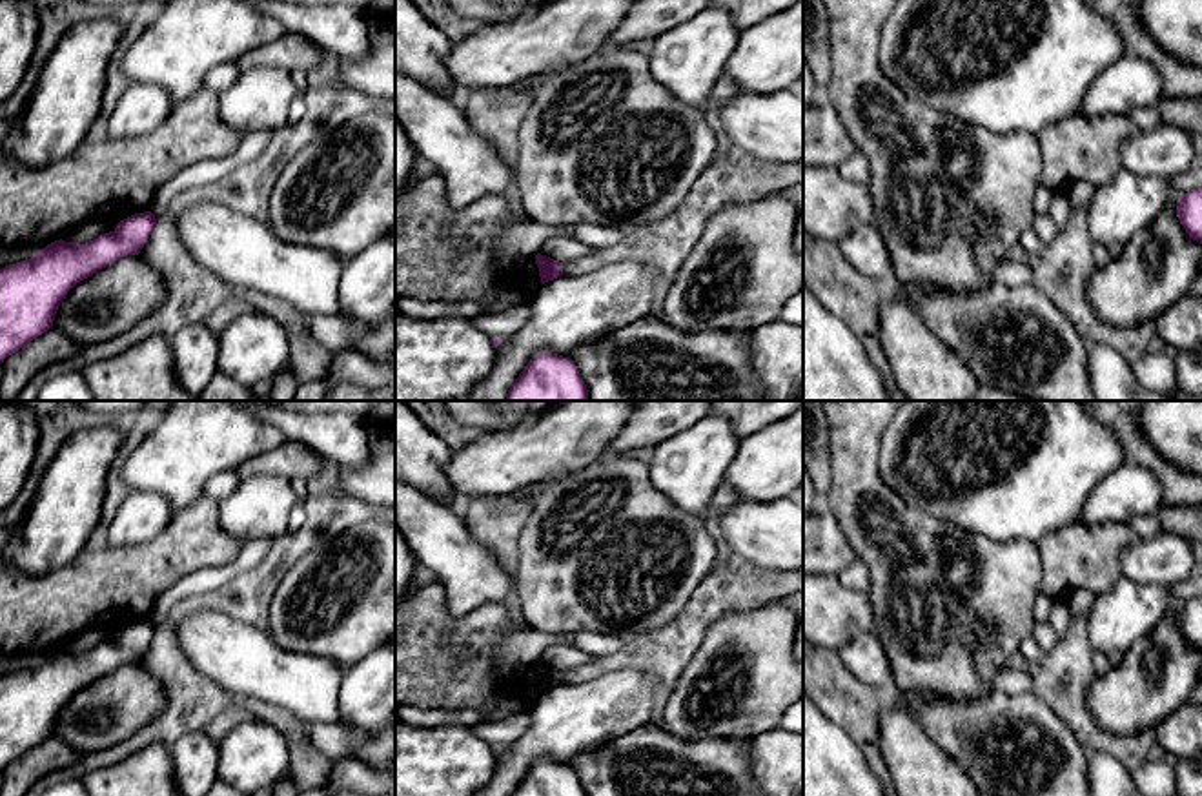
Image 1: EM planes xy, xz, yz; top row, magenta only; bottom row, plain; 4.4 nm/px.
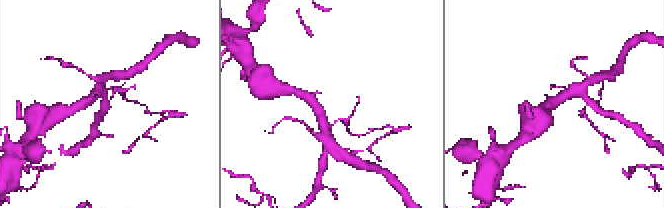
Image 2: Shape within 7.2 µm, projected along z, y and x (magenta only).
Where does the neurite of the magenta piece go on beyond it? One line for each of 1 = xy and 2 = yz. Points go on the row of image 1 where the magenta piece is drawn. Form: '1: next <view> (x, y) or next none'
1: next none
2: next none

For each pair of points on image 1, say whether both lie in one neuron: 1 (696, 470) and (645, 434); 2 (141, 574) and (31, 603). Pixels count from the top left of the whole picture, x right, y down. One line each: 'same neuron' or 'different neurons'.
1: different neurons
2: same neuron

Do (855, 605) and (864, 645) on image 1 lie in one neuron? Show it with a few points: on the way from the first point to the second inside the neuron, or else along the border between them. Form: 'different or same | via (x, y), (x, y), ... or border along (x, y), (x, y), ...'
same | via (855, 614), (855, 636)

